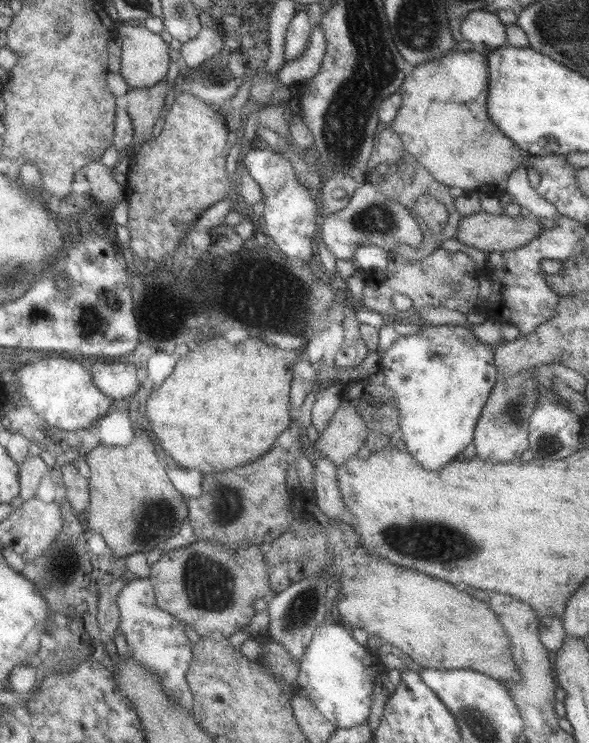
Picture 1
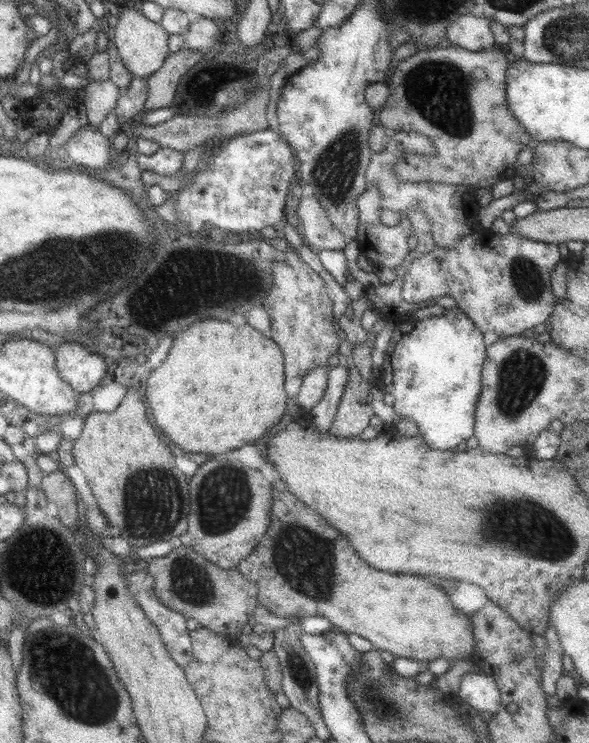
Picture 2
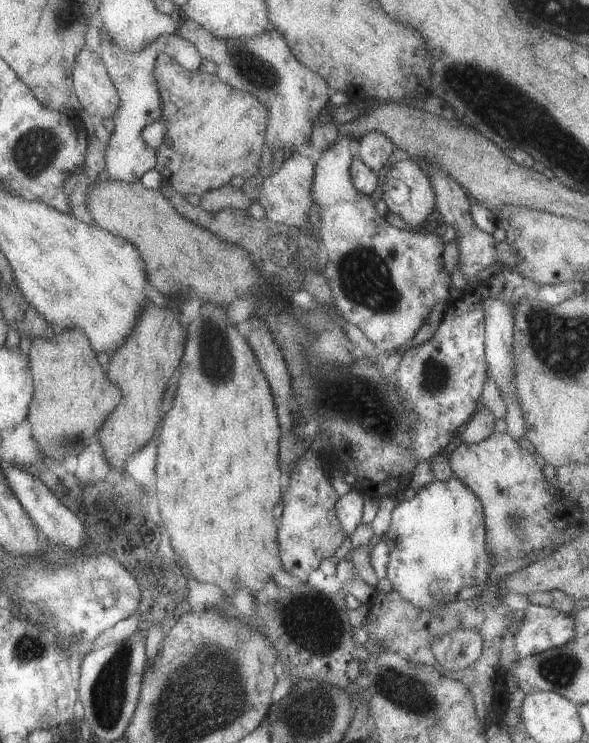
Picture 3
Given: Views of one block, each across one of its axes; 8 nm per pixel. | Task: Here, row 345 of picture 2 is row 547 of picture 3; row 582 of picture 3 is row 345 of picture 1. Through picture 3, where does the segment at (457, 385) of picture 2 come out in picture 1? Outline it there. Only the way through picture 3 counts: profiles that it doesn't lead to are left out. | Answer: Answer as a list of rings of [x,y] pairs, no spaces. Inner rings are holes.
[[[422,325],[419,333],[401,336],[388,349],[379,353],[379,370],[384,374],[384,385],[396,396],[401,438],[407,451],[423,470],[441,470],[471,444],[474,428],[490,390],[496,381],[494,351],[481,343],[470,328],[457,325]]]

